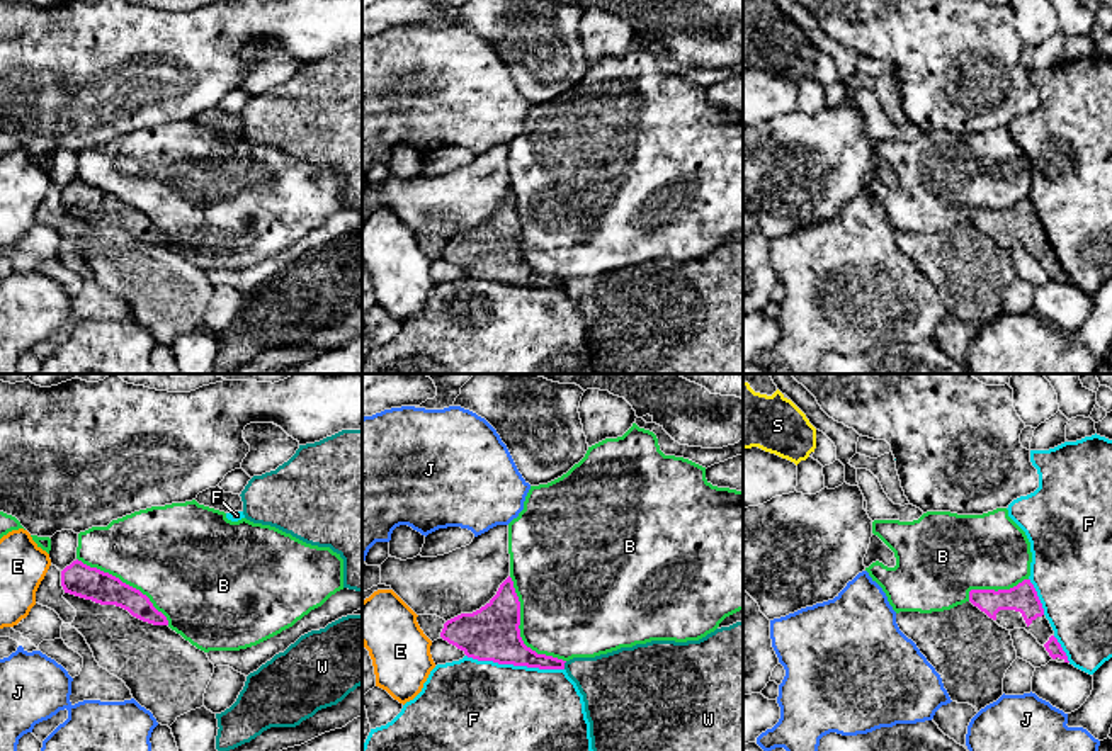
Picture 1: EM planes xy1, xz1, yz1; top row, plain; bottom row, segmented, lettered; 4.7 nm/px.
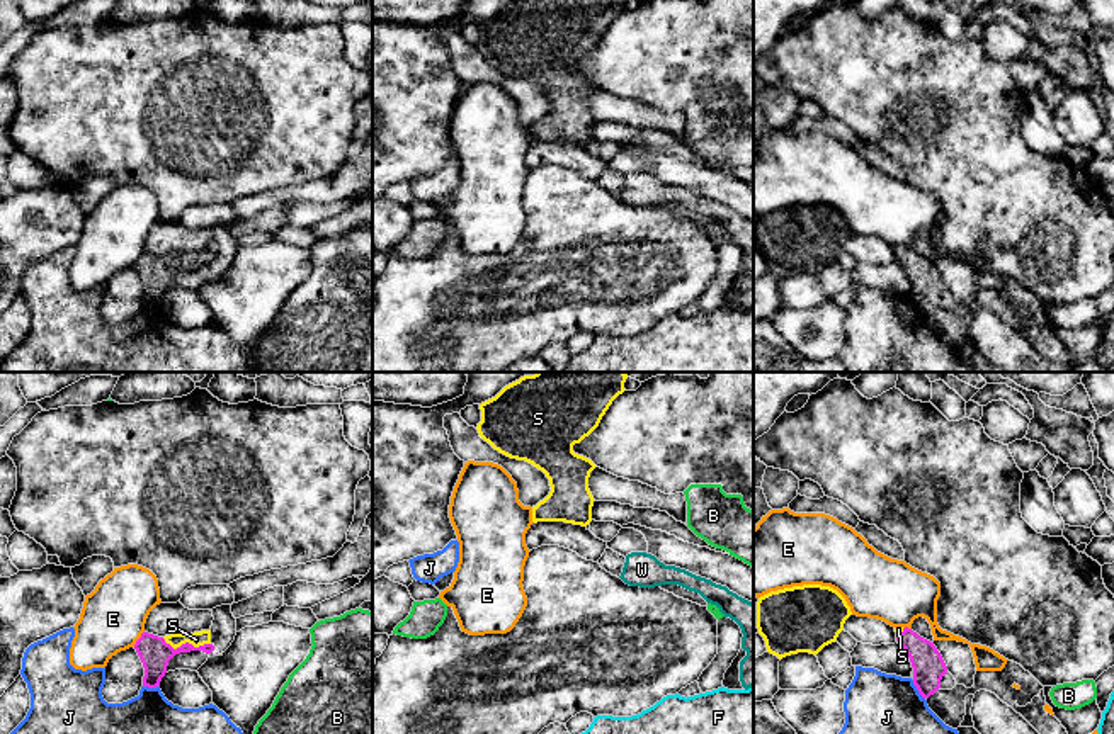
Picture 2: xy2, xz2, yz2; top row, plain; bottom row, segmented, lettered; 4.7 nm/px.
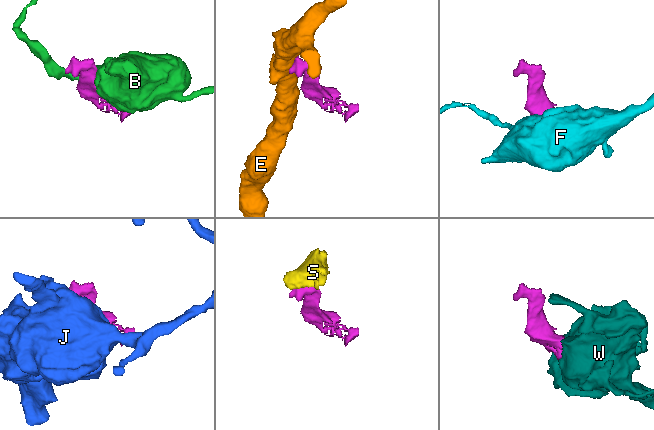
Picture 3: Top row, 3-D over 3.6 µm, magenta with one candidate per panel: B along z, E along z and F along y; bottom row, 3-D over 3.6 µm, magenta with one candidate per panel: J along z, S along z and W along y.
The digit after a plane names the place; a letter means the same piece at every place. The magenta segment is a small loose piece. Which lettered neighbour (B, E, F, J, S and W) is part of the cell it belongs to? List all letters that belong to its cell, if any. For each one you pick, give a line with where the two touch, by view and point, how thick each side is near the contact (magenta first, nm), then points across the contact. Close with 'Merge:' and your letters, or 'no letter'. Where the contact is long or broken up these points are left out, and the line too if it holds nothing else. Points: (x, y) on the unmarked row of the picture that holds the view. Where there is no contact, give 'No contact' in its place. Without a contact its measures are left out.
S: Touches magenta at xy2 (186, 262). Thickness 150 nm (magenta) against 70 nm. Path across: xy2 (153, 271), (186, 262), (196, 259)
Merge: S

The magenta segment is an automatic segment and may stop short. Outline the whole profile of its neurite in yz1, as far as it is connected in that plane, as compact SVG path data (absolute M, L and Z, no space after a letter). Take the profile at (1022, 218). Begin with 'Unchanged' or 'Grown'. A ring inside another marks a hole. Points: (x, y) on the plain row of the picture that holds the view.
Grown. M1030 199L1010 209L971 209L969 221L1007 250L1025 248L1054 280L1069 282Z

